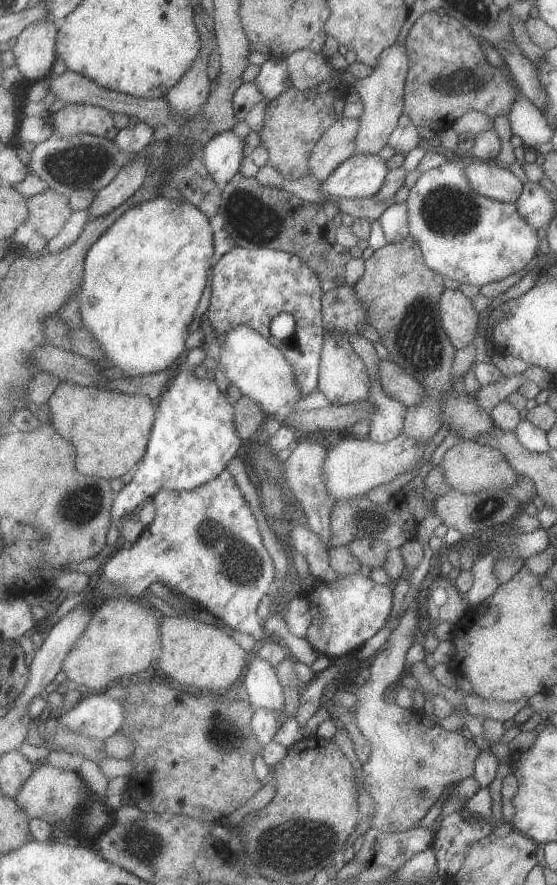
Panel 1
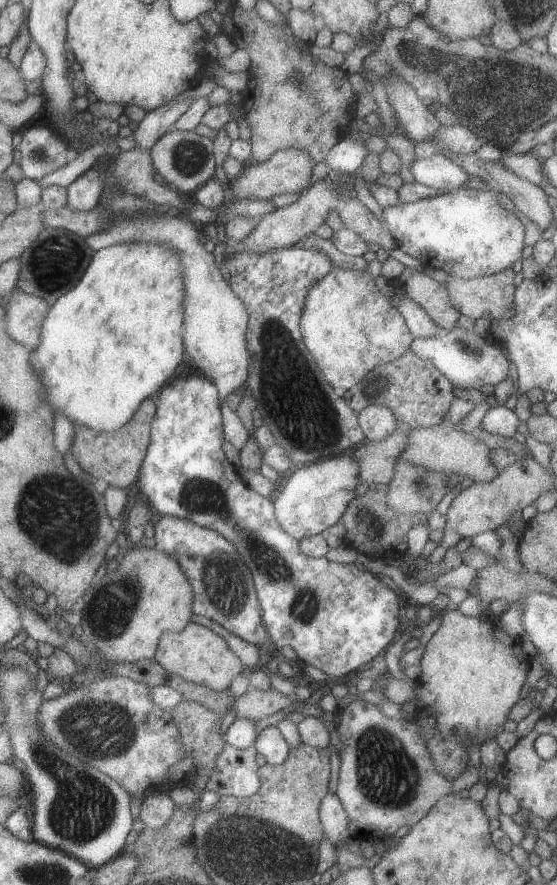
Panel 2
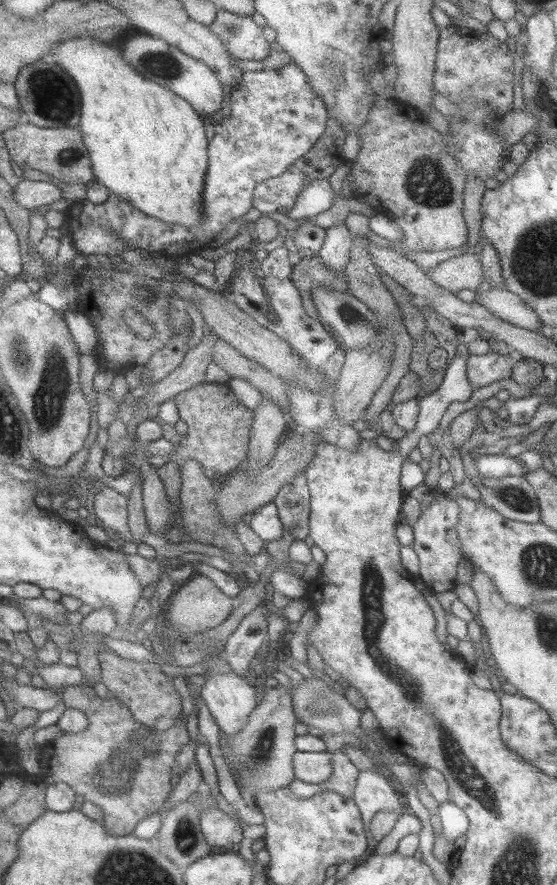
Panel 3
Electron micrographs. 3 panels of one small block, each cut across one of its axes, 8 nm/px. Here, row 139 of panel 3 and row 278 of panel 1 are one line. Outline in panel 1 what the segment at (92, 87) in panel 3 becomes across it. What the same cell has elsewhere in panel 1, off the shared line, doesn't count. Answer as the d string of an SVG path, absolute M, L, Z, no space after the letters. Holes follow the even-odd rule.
M163 195L153 198L148 202L128 209L112 226L109 226L105 233L89 248L86 253L83 266L82 284L77 292L78 316L81 320L82 328L89 332L94 344L98 345L102 356L111 363L111 374L113 376L135 379L165 371L170 367L175 367L177 360L185 353L185 340L189 334L189 329L195 325L195 313L201 294L207 282L207 270L211 268L209 258L214 253L212 244L212 230L205 217L196 207L182 200L177 202L167 200Z

